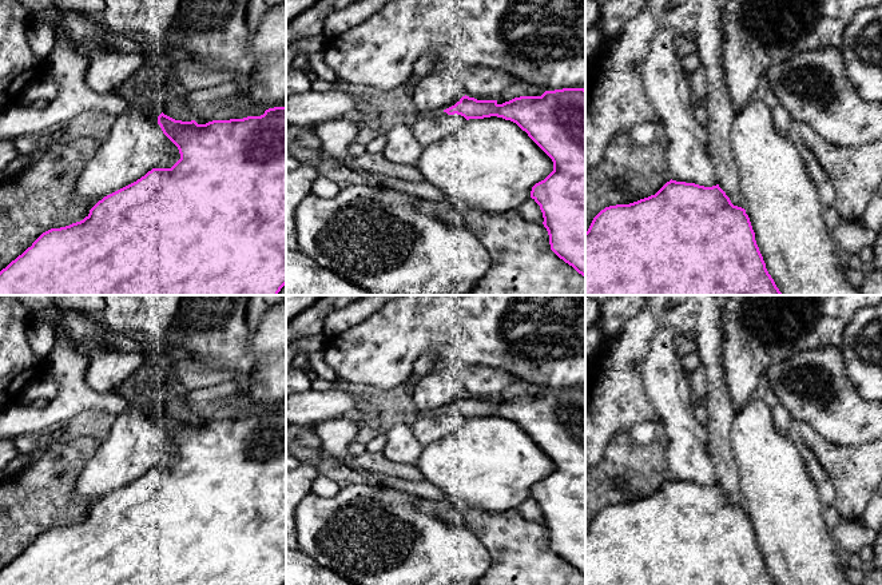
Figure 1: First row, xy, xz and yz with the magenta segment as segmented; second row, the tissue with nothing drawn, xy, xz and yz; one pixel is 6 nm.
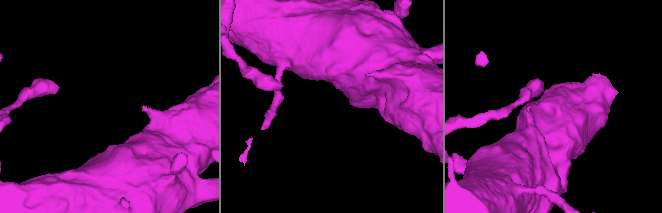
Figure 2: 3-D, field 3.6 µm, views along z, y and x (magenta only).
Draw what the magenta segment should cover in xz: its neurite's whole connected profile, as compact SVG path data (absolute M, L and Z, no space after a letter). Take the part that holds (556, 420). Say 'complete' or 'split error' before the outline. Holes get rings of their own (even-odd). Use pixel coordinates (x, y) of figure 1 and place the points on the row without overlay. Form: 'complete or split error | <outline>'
split error | M563 387L541 395L520 395L498 403L462 395L446 409L416 410L418 417L461 414L466 419L490 415L516 422L552 458L553 470L532 486L531 497L540 505L551 549L585 577L585 389Z

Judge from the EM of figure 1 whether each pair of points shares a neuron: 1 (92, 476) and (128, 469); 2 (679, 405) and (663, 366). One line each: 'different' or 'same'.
1: same
2: same

